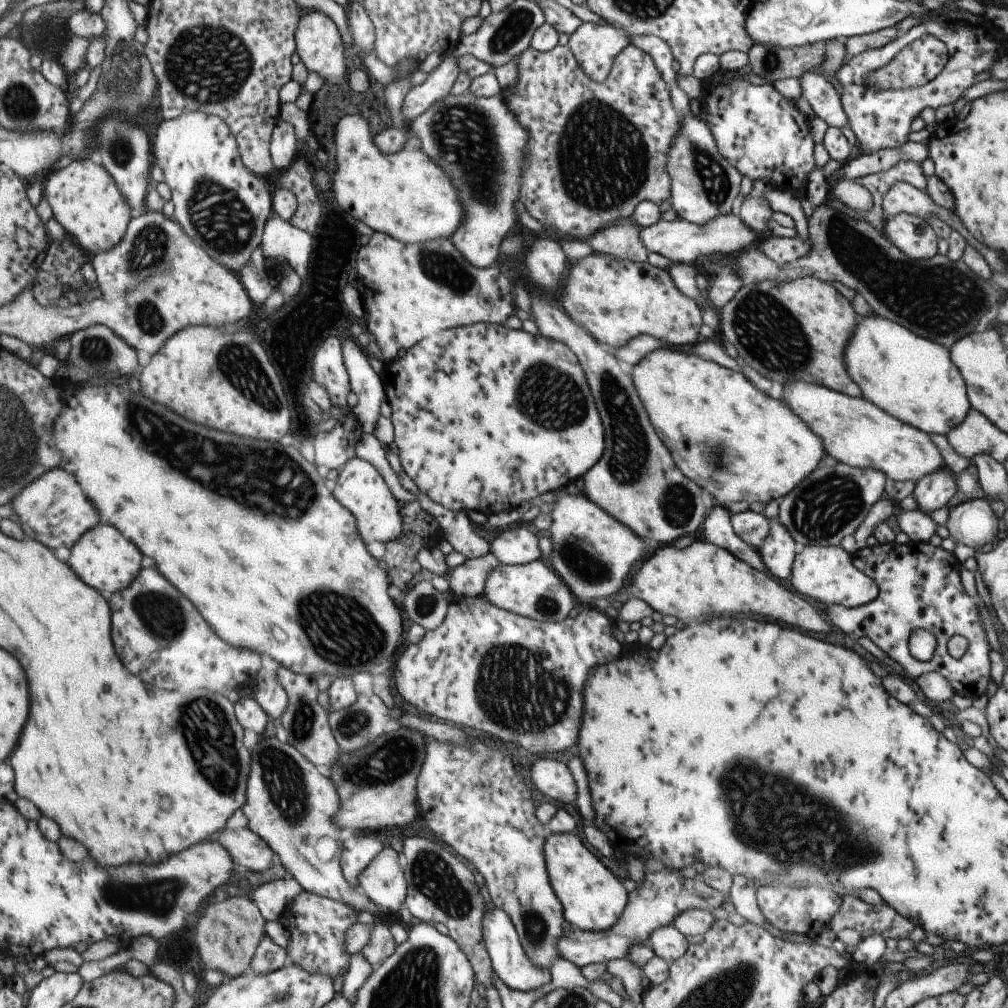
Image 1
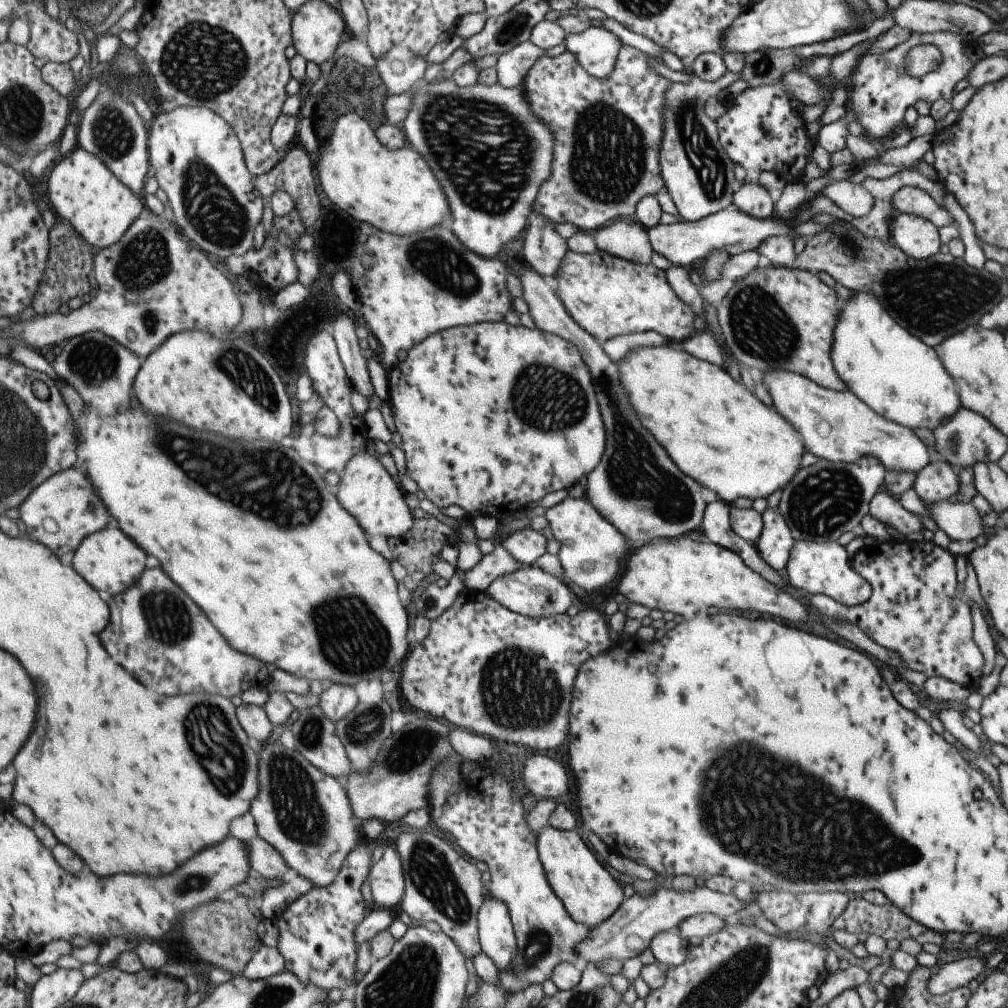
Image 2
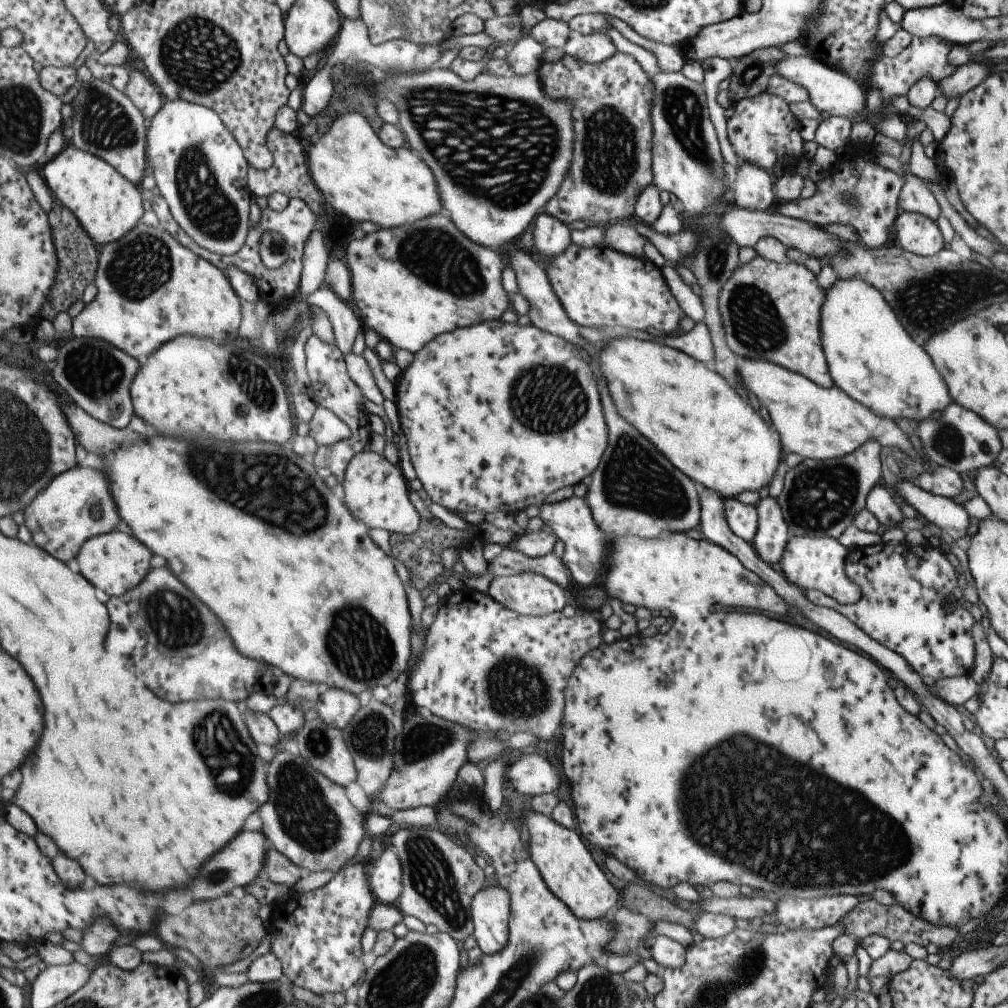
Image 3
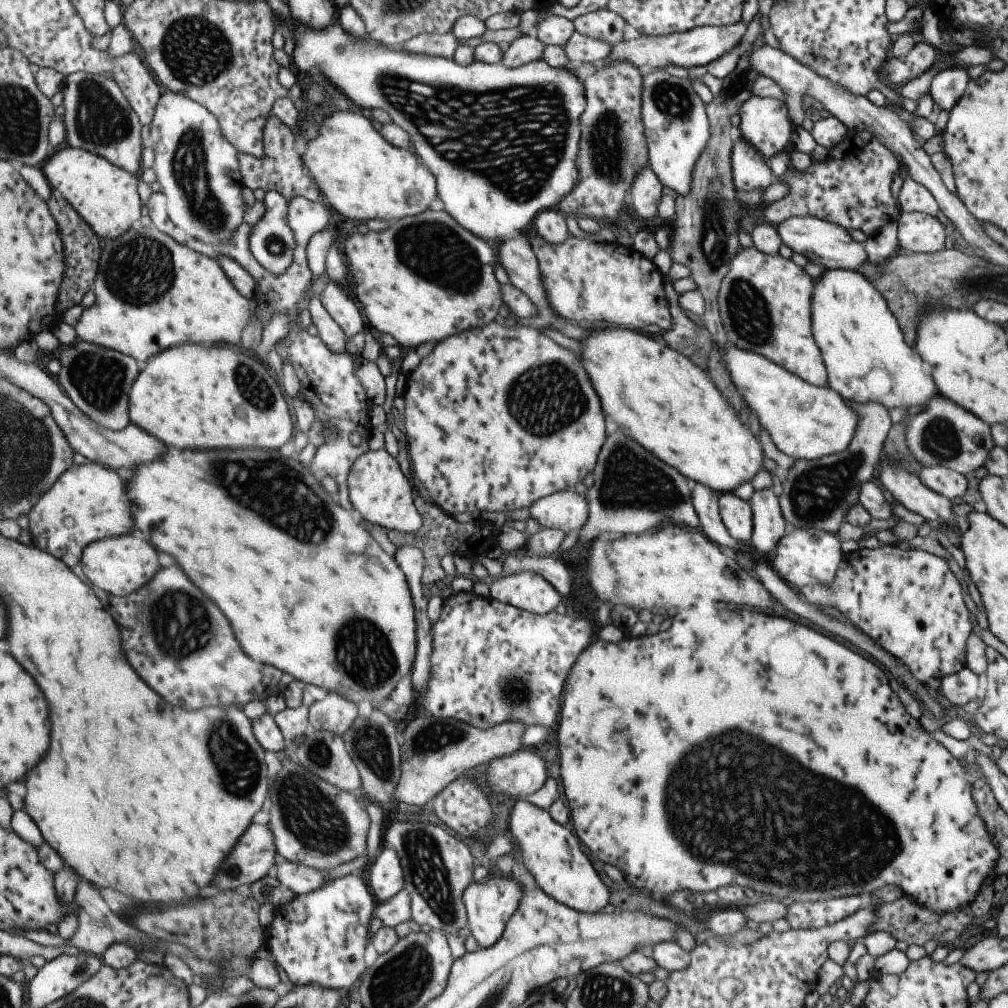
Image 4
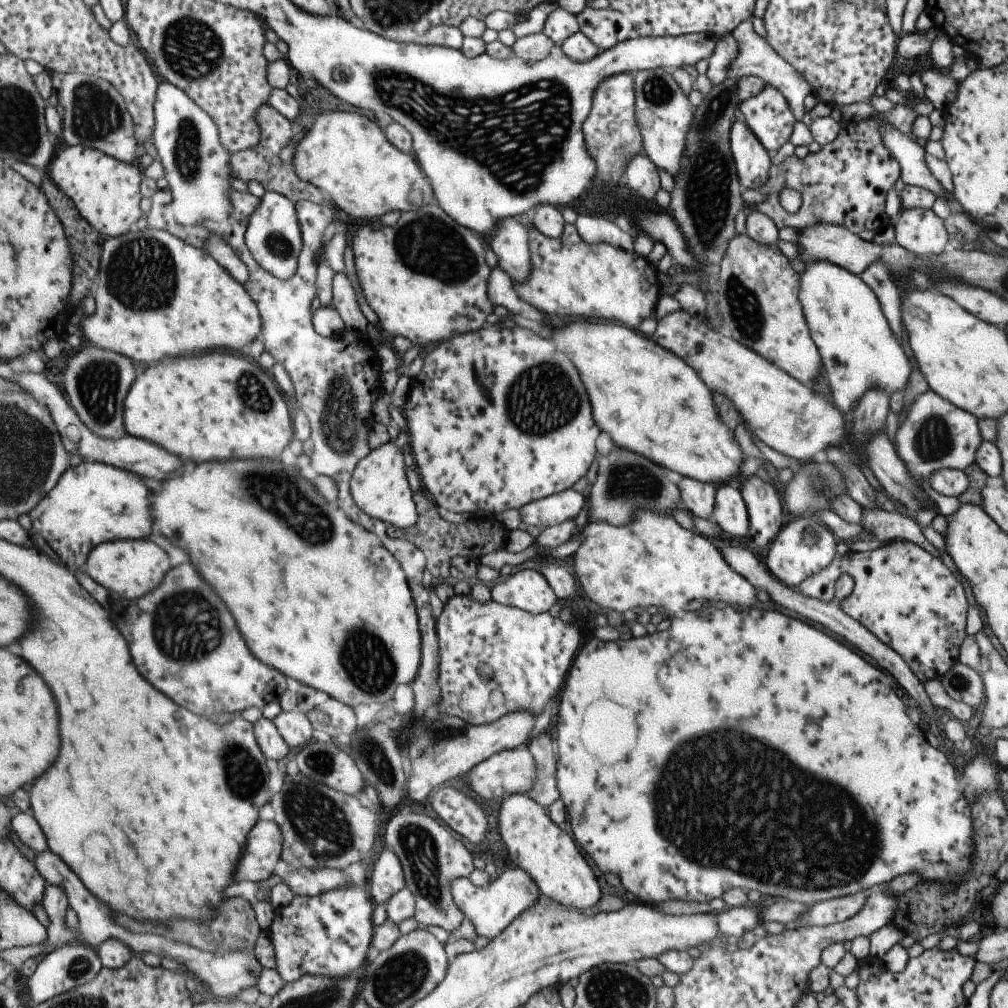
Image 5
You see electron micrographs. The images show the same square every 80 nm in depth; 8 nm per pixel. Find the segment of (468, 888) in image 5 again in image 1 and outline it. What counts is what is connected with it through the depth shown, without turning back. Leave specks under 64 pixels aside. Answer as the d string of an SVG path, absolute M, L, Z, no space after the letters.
M491 904L485 908L482 916L482 939L490 960L491 968L505 983L505 986L508 986L510 989L515 989L516 991L525 992L549 982L550 976L548 970L543 971L542 969L537 969L527 960L516 930L507 914Z

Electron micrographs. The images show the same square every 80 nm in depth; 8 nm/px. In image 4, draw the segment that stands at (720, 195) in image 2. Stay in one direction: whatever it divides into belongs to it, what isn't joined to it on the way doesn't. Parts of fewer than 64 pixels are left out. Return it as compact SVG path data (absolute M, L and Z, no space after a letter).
M663 69L642 76L640 117L644 128L649 168L662 186L684 195L689 188L691 171L709 138L704 104L691 89L689 79L669 75Z

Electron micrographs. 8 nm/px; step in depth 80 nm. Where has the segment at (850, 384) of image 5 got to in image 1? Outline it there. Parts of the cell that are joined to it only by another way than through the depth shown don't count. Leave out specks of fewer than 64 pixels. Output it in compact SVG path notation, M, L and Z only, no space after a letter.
M876 313L858 317L842 351L842 364L850 380L859 388L860 396L881 408L902 424L923 433L945 435L953 426L964 421L970 407L966 389L957 368L948 356L948 350L925 338L912 334L898 323L886 320Z

